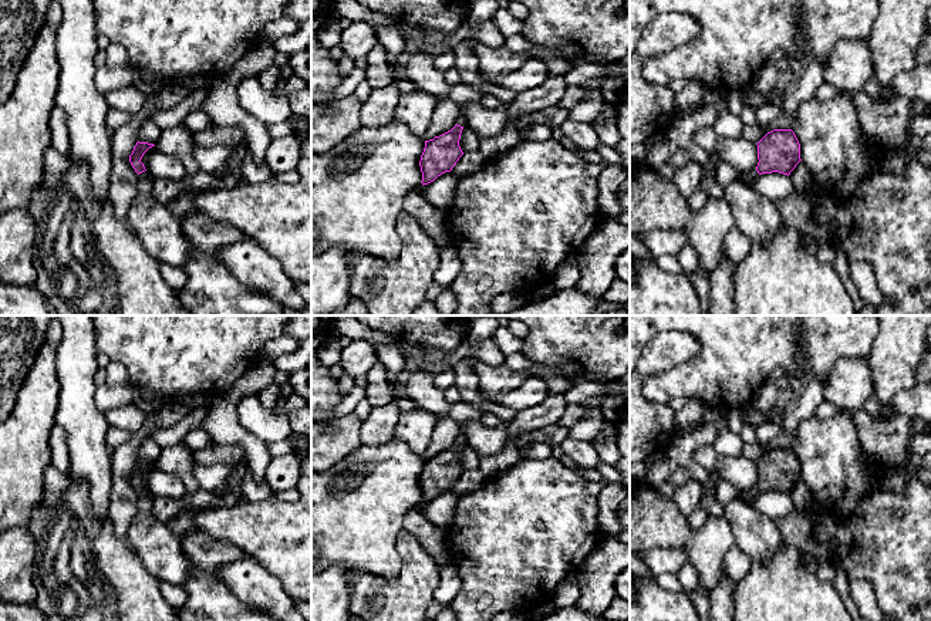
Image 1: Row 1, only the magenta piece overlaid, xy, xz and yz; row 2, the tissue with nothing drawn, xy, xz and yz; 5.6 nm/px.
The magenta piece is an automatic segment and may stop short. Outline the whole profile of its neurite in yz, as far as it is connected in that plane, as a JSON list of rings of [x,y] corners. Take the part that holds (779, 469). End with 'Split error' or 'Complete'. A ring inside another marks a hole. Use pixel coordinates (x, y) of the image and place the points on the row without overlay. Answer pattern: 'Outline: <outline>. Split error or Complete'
Outline: [[[773,448],[758,462],[758,485],[746,490],[742,502],[755,500],[762,492],[779,490],[790,493],[800,477],[800,462],[792,448]]]. Split error

